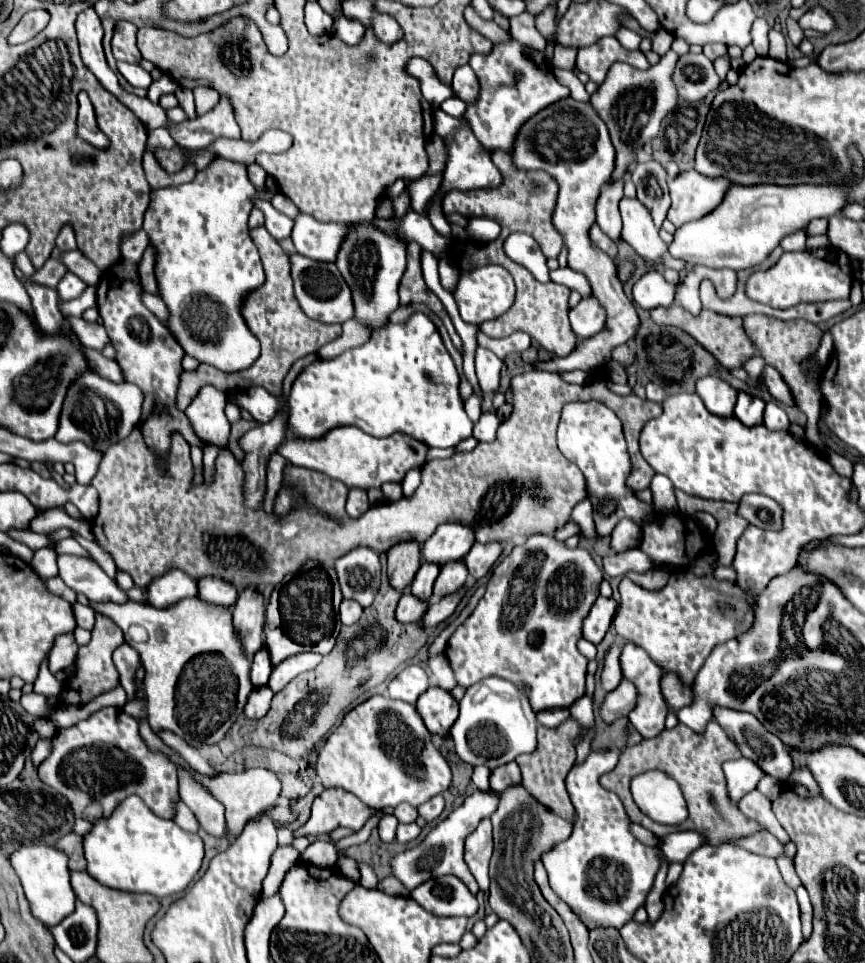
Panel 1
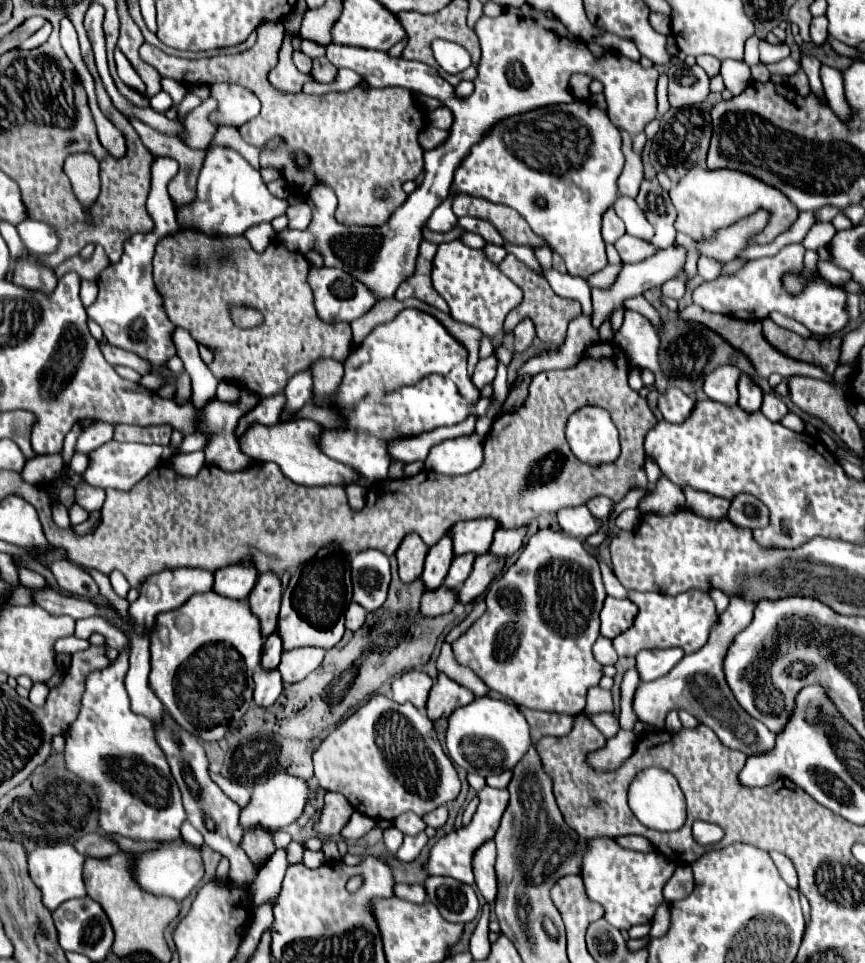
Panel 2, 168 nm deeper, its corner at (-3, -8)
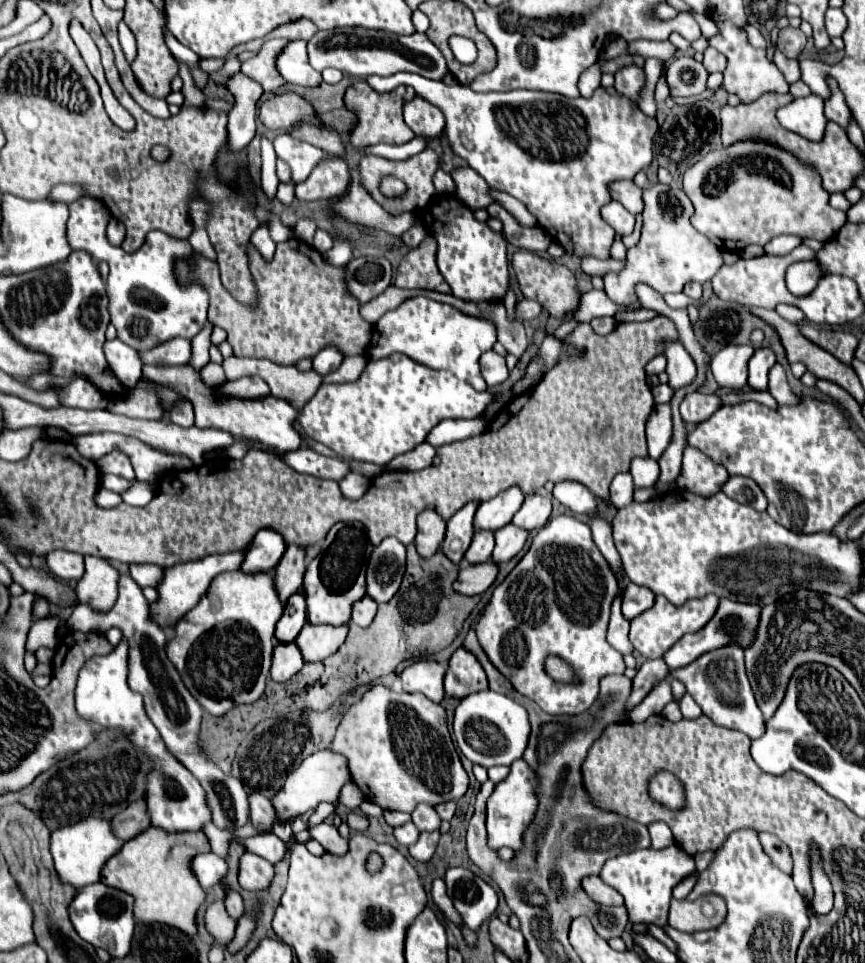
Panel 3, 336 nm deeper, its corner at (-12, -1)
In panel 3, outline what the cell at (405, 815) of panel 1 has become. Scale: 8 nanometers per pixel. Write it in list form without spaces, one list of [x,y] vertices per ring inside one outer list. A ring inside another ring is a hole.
[[[418,805],[412,813],[412,823],[418,831],[436,831],[440,827],[440,817],[430,805]]]

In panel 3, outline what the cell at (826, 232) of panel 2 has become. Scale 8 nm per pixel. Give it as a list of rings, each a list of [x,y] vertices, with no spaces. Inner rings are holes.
[[[780,235],[780,237],[774,237],[764,249],[766,253],[770,255],[786,255],[790,253],[794,247],[798,247],[804,239],[802,237],[796,237],[796,235]]]

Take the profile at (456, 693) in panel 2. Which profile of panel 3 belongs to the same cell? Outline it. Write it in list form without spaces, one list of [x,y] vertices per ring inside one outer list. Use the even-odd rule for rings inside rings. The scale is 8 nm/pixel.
[[[456,649],[450,657],[450,667],[444,677],[446,697],[462,699],[484,689],[488,689],[488,681],[482,665],[474,659],[472,653],[466,653],[466,649]]]

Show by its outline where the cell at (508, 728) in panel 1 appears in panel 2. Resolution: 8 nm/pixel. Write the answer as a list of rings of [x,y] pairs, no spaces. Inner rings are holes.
[[[489,696],[475,698],[471,704],[453,710],[449,716],[447,752],[449,758],[467,772],[489,776],[511,770],[523,758],[529,744],[531,734],[525,716],[513,704],[507,704],[503,700]]]

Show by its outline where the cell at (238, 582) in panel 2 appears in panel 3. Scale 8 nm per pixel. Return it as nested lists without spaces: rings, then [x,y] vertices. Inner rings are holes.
[[[272,529],[258,531],[254,541],[246,547],[240,571],[242,573],[270,573],[280,561],[284,549],[286,549],[286,543],[282,541],[282,537],[278,537],[278,533],[272,533]]]

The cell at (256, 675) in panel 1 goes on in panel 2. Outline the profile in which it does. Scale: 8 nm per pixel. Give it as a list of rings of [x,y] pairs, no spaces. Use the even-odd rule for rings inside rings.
[[[273,632],[273,634],[265,640],[265,646],[263,646],[263,656],[261,656],[263,668],[267,668],[267,670],[277,668],[279,658],[281,658],[281,652],[283,652],[281,638],[277,636],[277,632]]]

